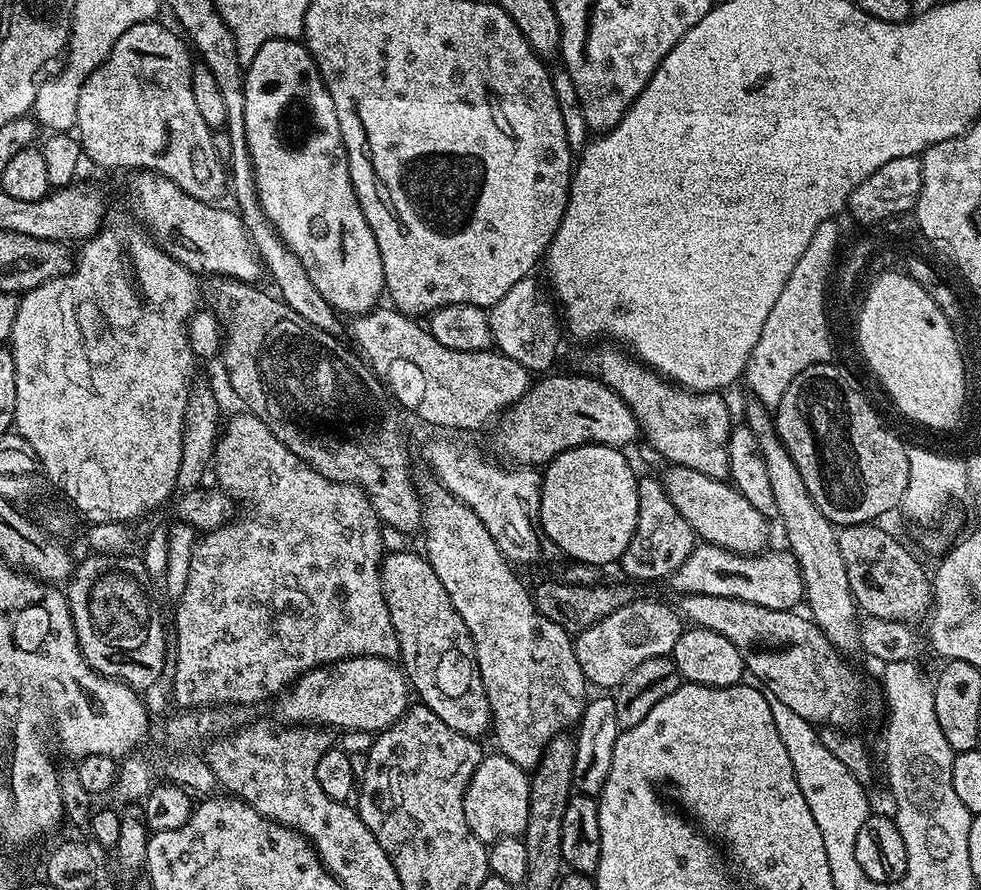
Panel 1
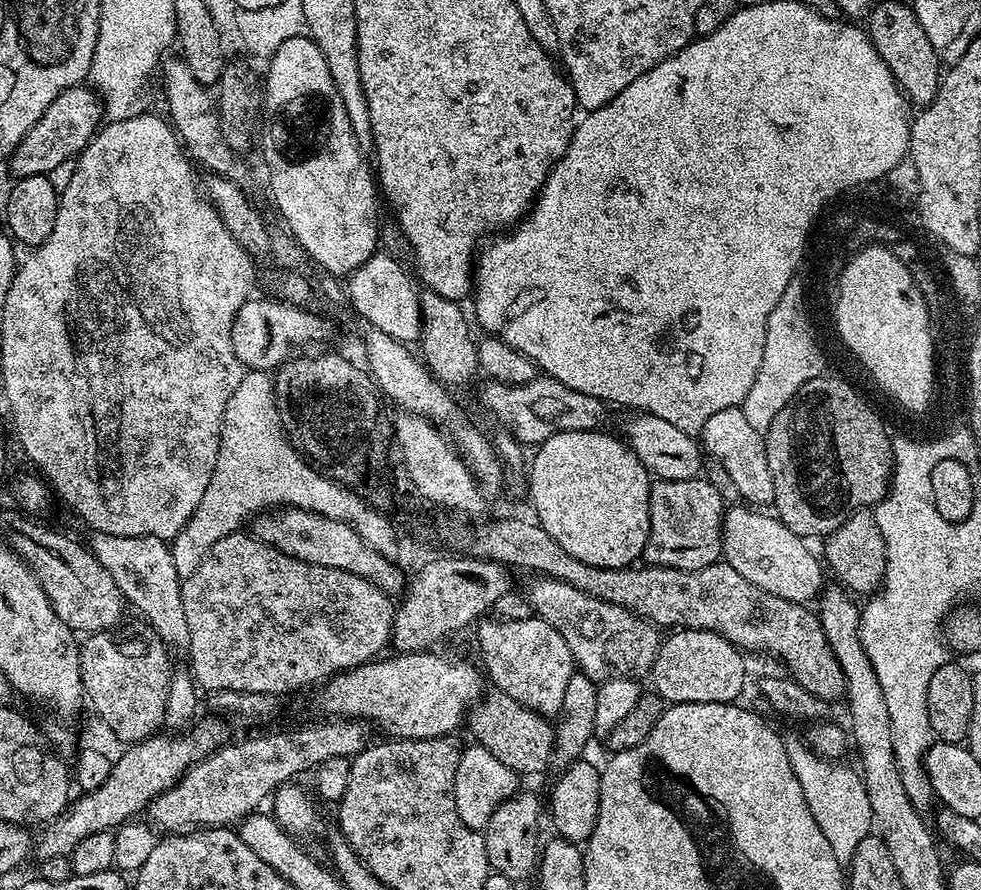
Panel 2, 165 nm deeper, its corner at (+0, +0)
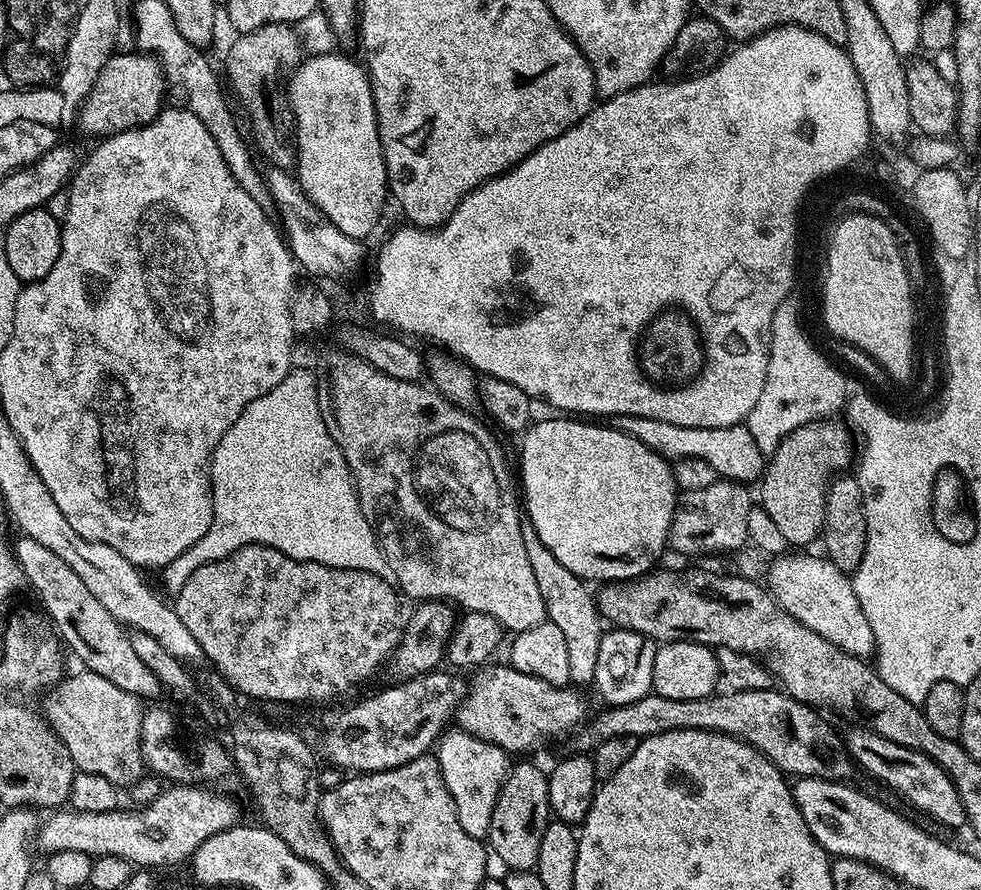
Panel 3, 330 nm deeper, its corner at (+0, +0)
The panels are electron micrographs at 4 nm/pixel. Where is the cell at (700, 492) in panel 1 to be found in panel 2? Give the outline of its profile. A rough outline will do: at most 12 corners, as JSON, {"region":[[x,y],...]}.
{"region":[[725,513],[723,563],[795,604],[826,584],[821,557],[775,515]]}

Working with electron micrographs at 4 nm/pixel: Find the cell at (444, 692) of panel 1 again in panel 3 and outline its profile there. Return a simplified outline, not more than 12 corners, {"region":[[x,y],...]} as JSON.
{"region":[[775,687],[649,694],[593,715],[575,751],[619,736],[721,732],[792,778],[851,781],[842,736]]}

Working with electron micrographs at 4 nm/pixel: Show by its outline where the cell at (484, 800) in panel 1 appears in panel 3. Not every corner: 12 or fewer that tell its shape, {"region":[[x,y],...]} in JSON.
{"region":[[469,732],[435,745],[462,830],[483,841],[509,753]]}

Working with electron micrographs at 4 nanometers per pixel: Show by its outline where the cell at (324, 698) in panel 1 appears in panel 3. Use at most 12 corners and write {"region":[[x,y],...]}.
{"region":[[484,666],[454,713],[509,754],[589,719],[572,686]]}

